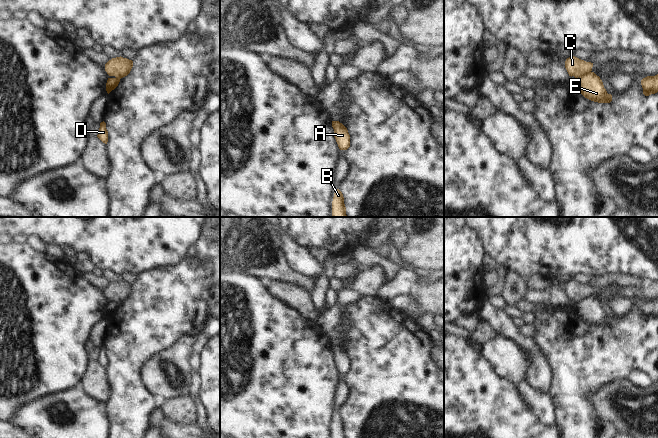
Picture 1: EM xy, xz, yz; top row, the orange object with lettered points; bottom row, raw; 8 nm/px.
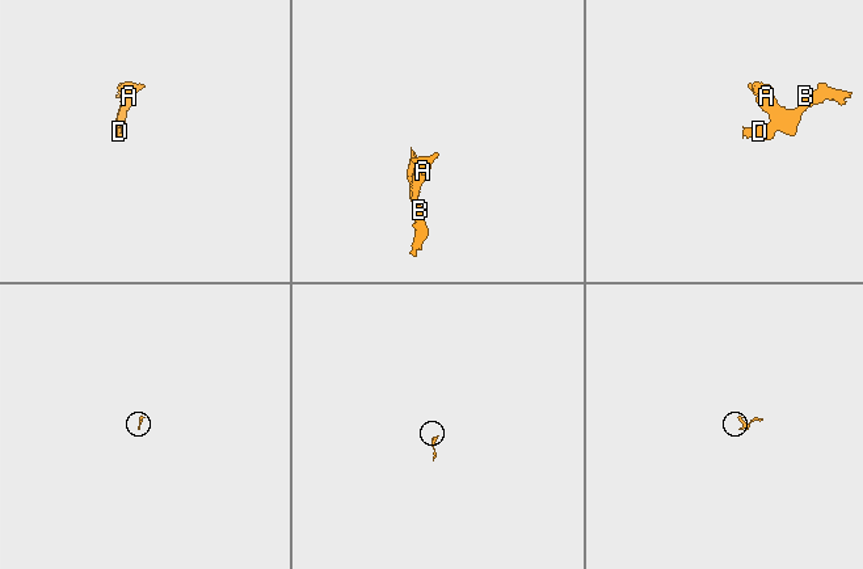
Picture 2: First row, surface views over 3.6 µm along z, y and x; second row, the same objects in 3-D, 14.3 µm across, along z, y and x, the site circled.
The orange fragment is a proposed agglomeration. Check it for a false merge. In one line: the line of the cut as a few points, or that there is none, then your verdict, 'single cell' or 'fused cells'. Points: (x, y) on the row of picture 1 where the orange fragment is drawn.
cut in yz along (590, 71), (579, 77); fused cells

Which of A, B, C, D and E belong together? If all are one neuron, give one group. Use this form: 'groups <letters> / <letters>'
groups A B D E / C

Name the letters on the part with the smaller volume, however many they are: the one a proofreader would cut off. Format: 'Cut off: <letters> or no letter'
Cut off: C

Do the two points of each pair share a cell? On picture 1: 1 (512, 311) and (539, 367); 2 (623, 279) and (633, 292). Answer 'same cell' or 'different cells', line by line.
1: different cells
2: different cells

